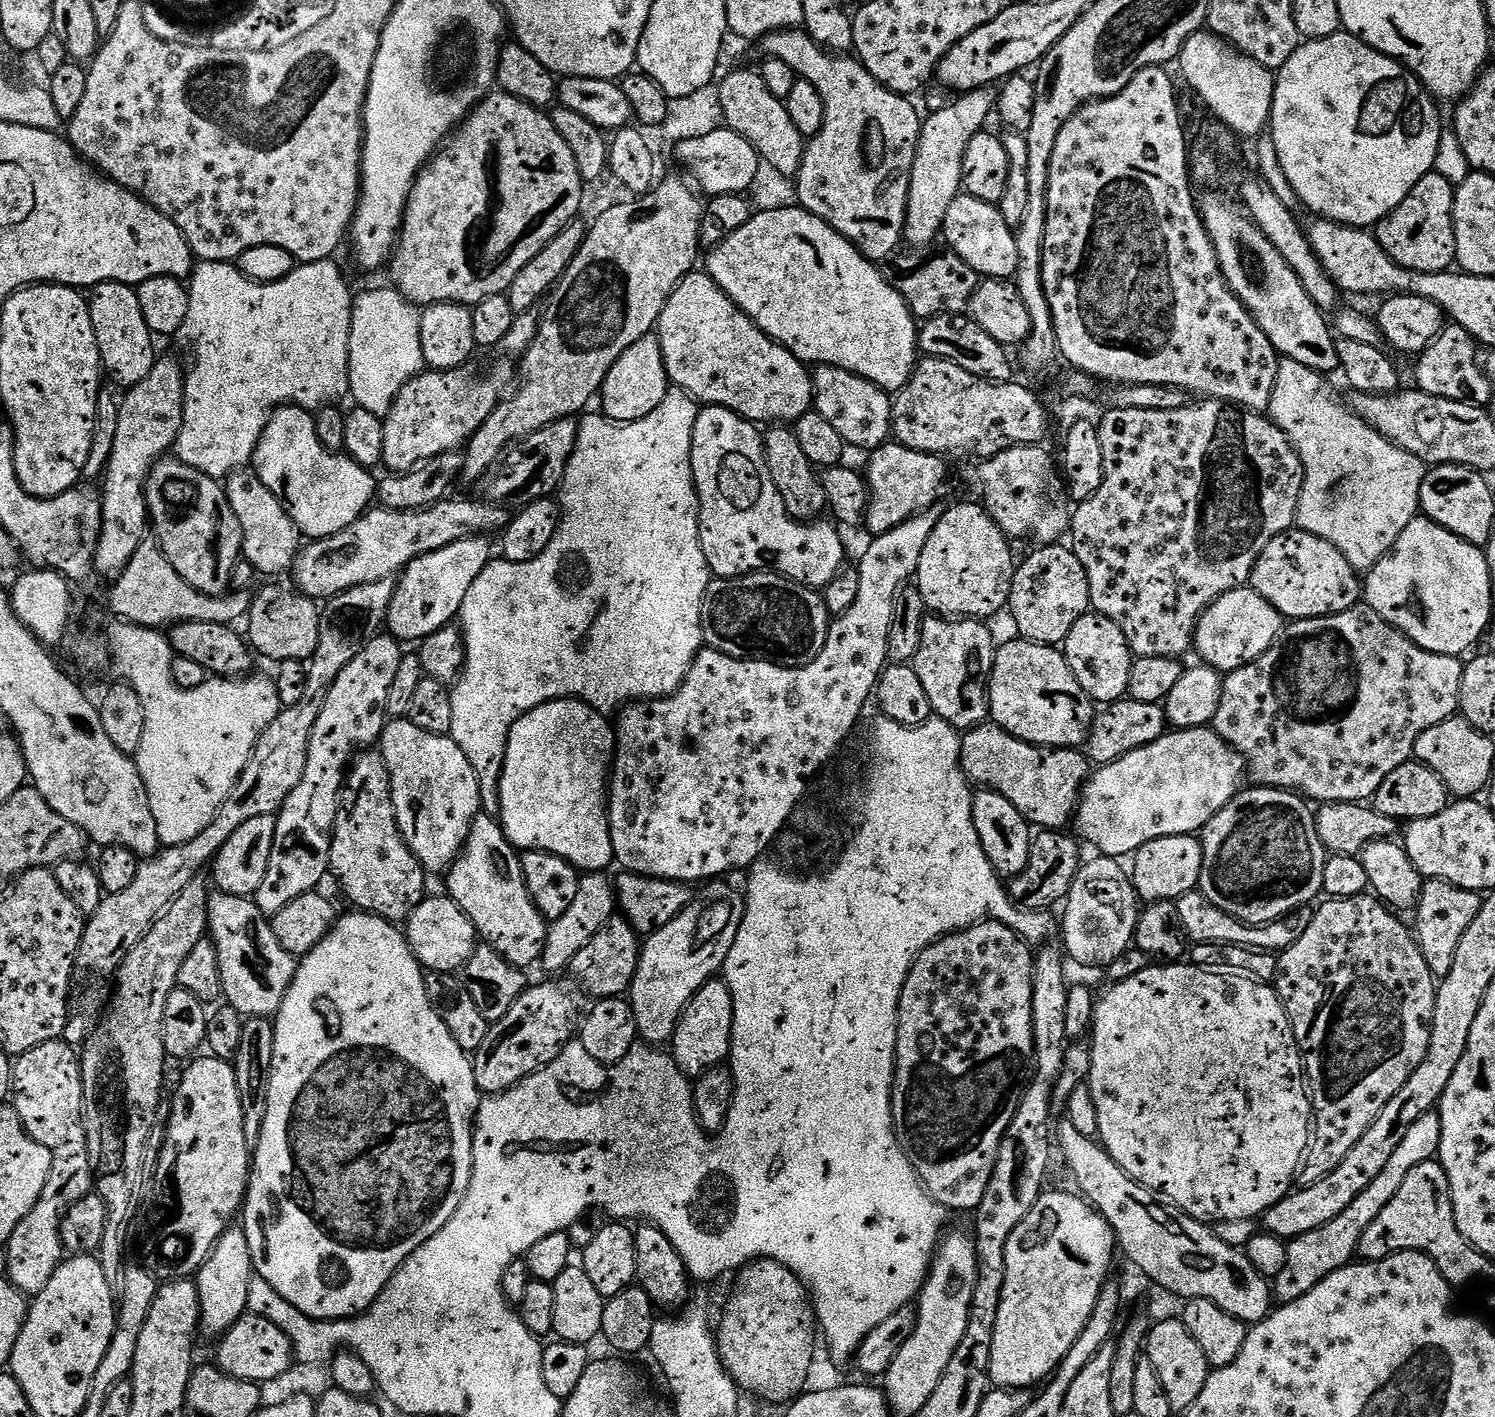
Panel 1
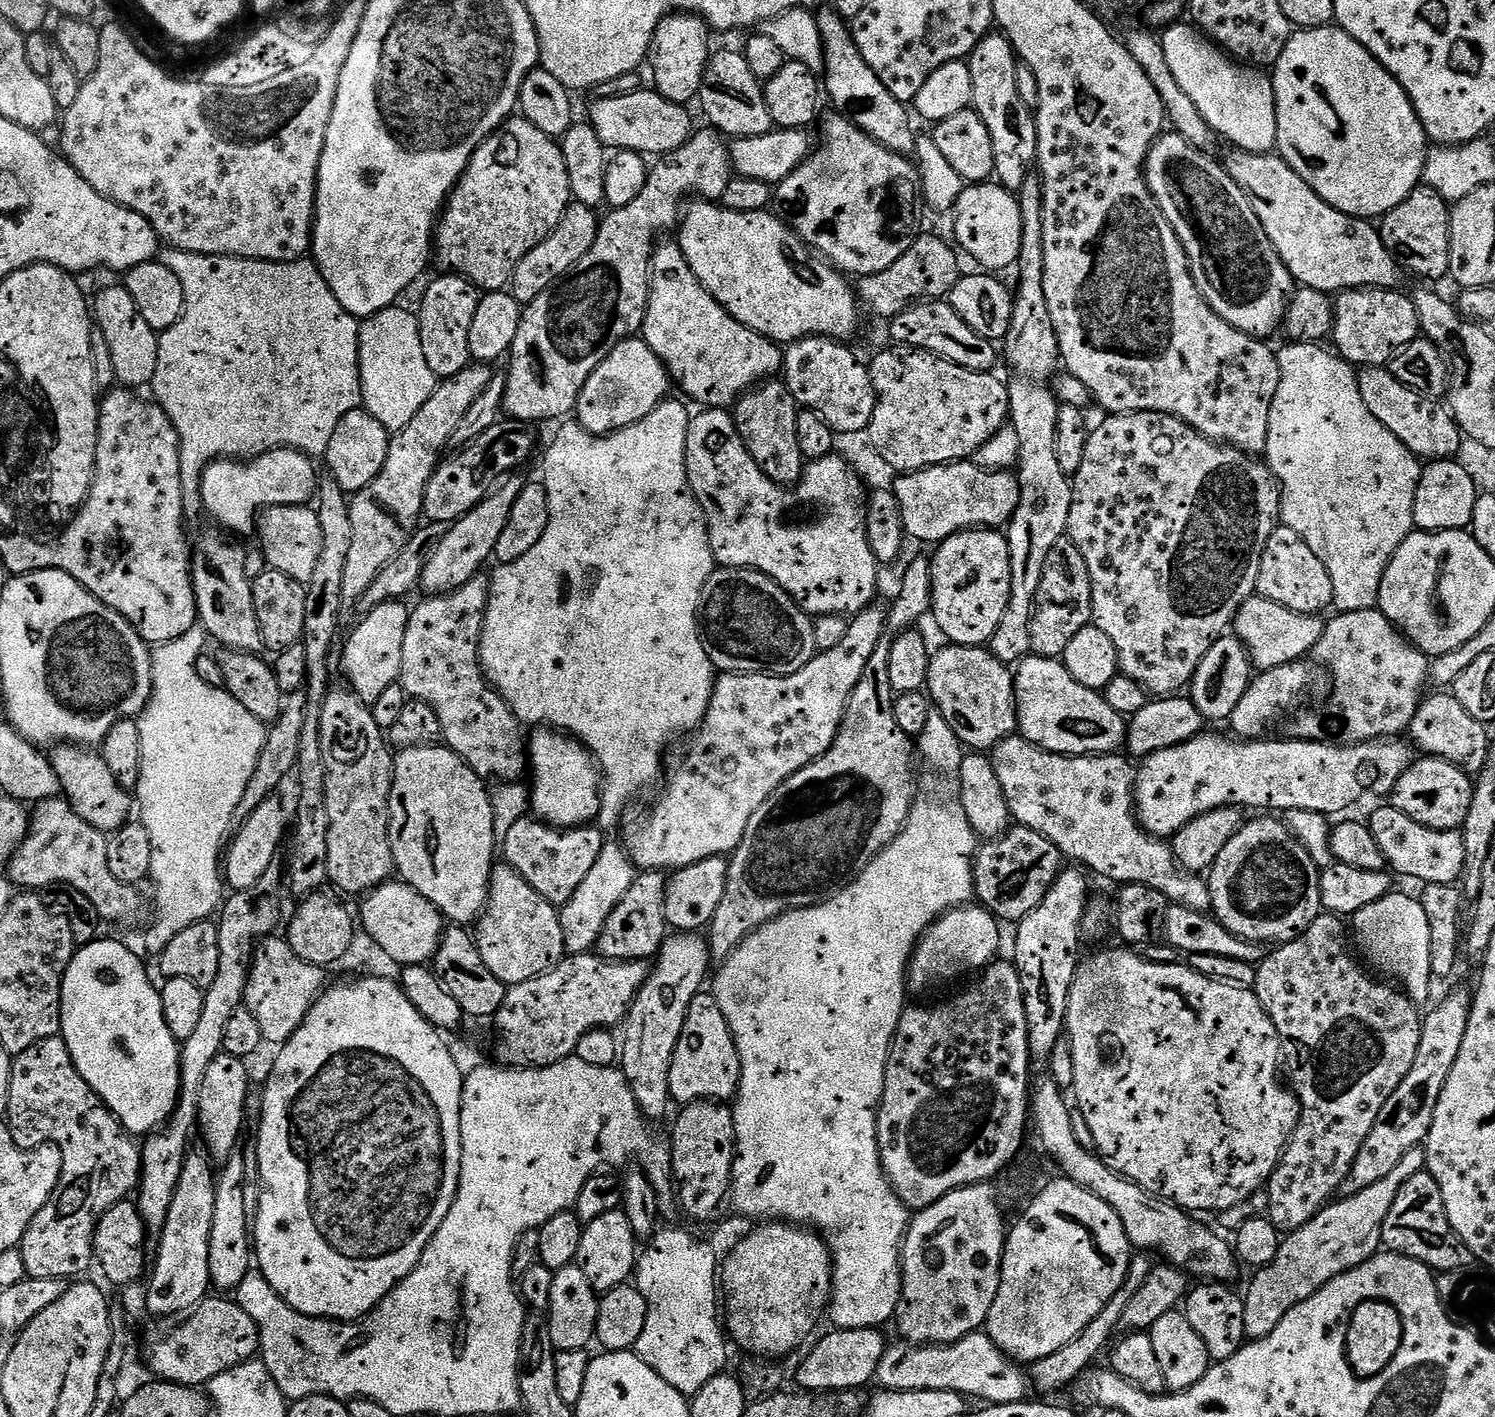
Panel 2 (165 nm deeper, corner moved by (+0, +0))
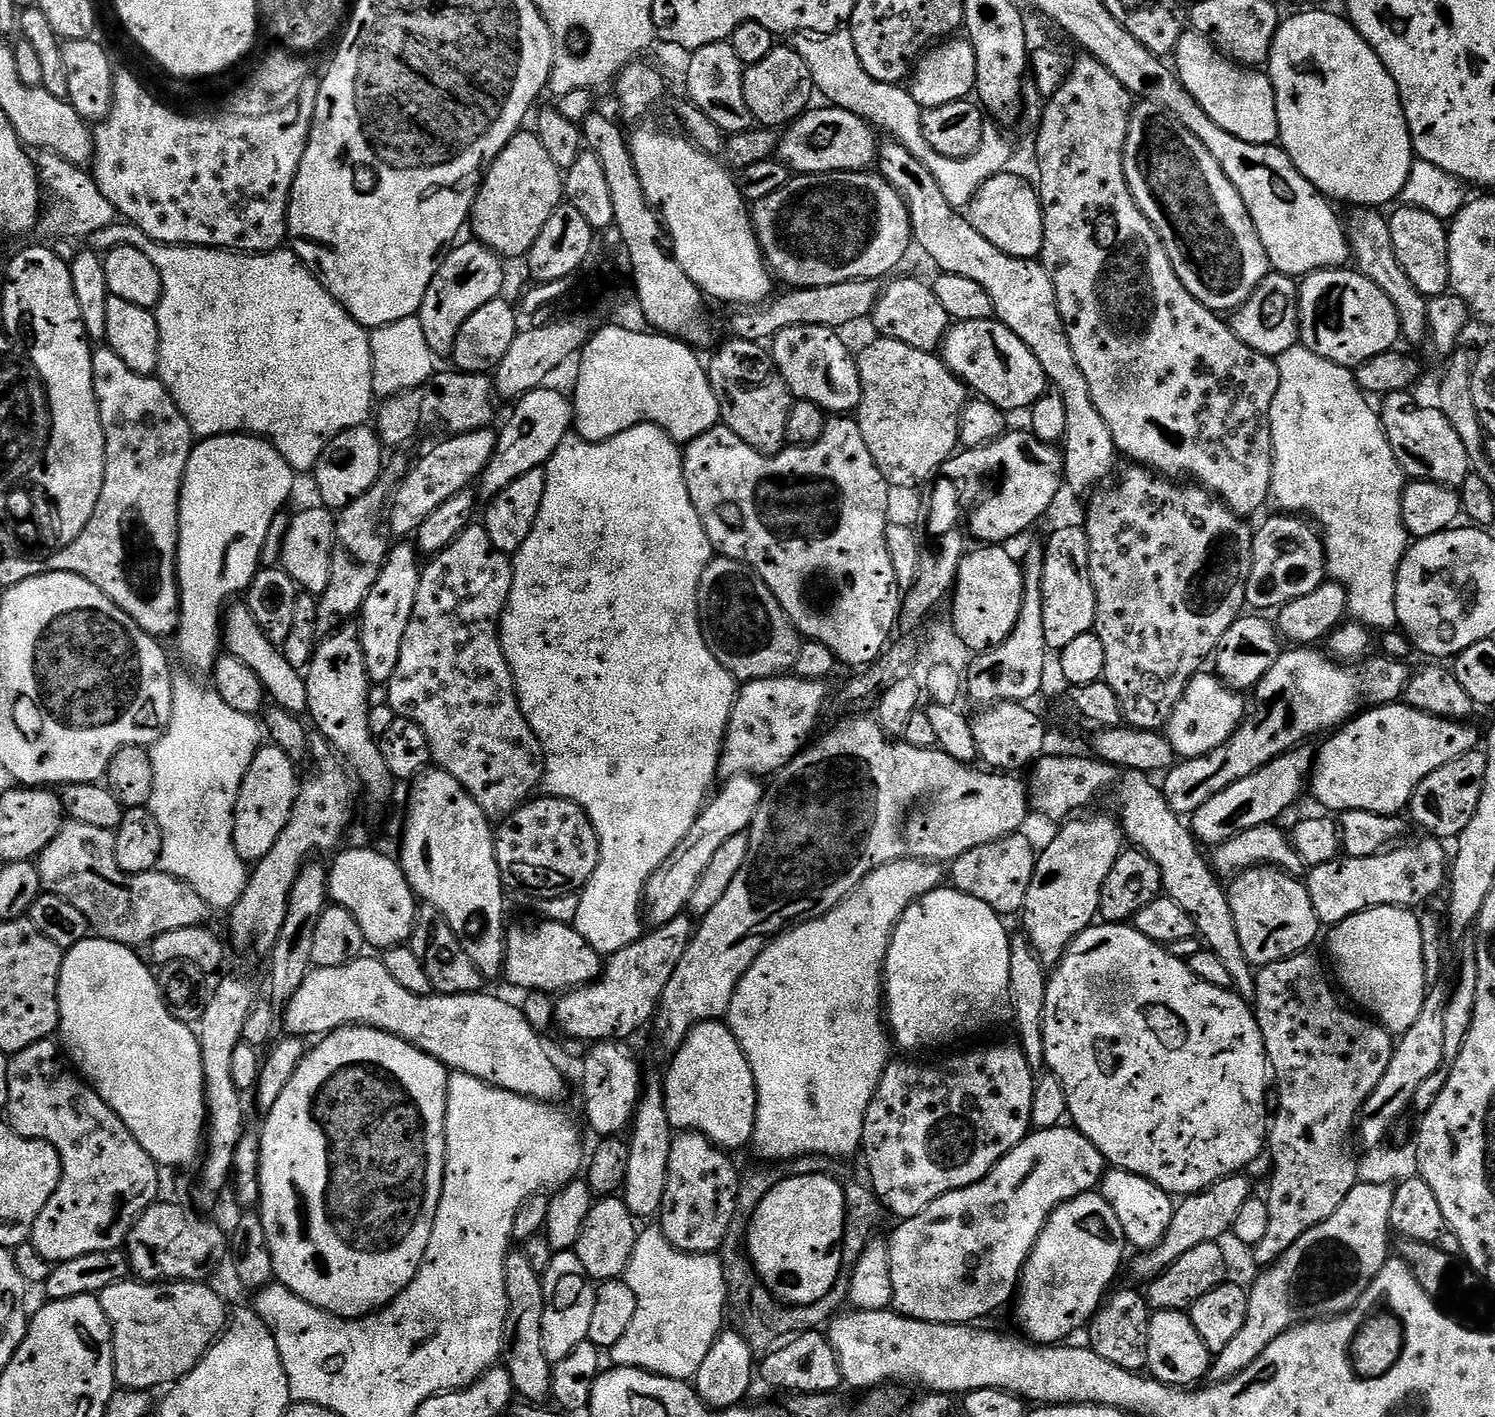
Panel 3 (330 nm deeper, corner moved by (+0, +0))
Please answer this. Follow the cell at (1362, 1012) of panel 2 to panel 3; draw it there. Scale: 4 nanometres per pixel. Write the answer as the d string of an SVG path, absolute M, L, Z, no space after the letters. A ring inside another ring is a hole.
M1299 952L1296 956L1267 964L1256 972L1256 1021L1262 1030L1275 1087L1276 1084L1280 1087L1280 1105L1277 1108L1275 1105L1266 1141L1266 1151L1272 1158L1266 1195L1270 1222L1262 1242L1254 1246L1260 1266L1273 1264L1282 1258L1282 1254L1286 1254L1286 1250L1306 1234L1306 1230L1314 1230L1318 1222L1326 1222L1326 1218L1346 1202L1346 1194L1354 1190L1359 1166L1357 1157L1352 1157L1348 1149L1348 1139L1351 1136L1353 1139L1364 1103L1382 1081L1392 1060L1393 1033L1363 1015L1360 1017L1347 1012L1336 997L1337 989L1333 988L1328 985L1323 966L1308 952Z

